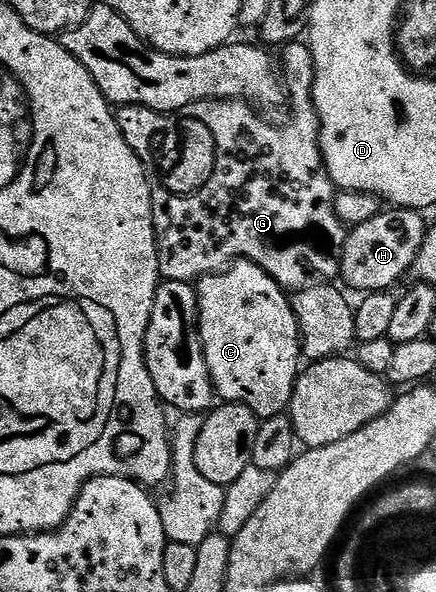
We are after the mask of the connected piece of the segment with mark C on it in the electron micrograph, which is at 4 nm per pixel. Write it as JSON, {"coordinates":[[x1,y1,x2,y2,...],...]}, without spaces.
{"coordinates":[[245,260,235,261,233,264,227,266,226,269,218,271,217,274,207,274,206,277,199,278,196,283,196,289,198,291,198,331,202,337,206,367,214,385,215,395,223,403,239,402,248,408,252,408,252,412,256,412,259,419,262,420,271,418,277,414,287,413,290,401,292,400,293,388,300,373,298,362,301,363,303,361,302,333,298,330,298,321,294,315,294,307,291,299,288,297,287,291,283,290,282,285,275,278,268,276,268,272,264,272,264,268,260,268,254,262,247,262]]}

